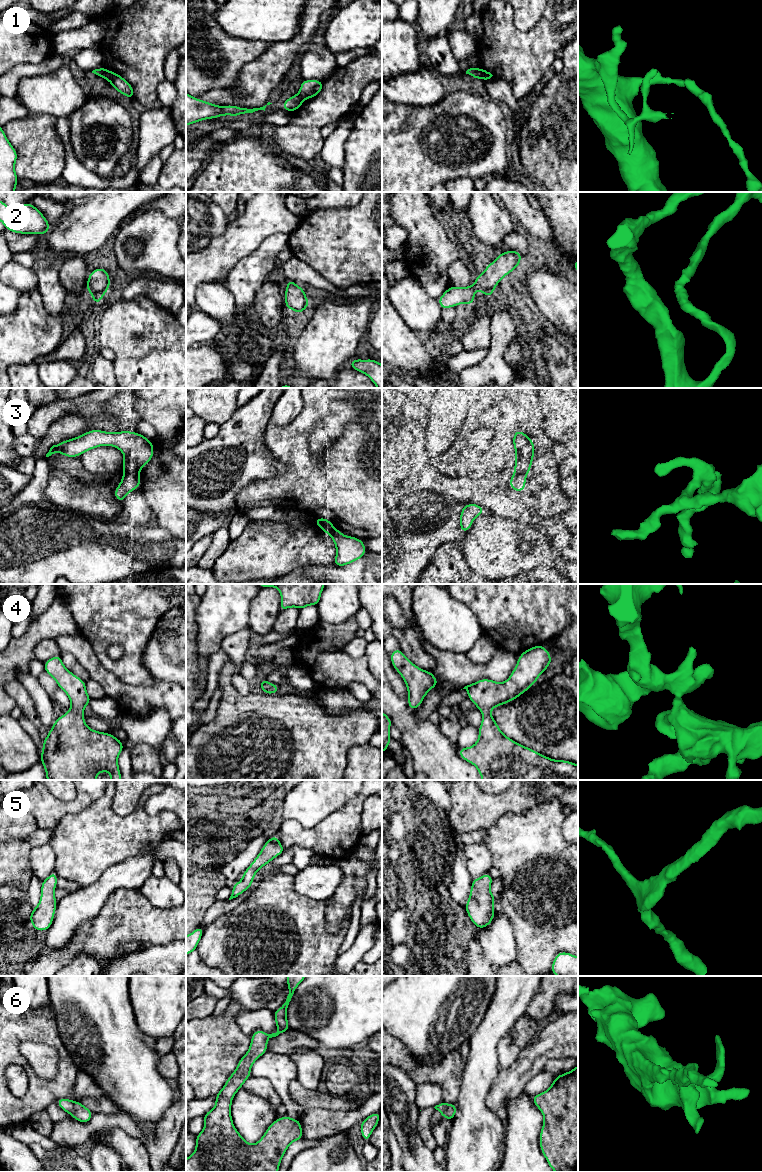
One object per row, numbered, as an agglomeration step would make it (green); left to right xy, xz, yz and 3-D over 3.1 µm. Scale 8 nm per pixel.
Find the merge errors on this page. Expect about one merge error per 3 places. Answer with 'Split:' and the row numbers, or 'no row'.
Split: 1, 3

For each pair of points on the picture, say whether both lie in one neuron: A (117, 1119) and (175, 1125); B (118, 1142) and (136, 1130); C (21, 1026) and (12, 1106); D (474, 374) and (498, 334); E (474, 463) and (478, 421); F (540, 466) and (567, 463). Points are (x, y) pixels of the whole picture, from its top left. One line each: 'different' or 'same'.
A: same
B: different
C: same
D: same
E: same
F: different

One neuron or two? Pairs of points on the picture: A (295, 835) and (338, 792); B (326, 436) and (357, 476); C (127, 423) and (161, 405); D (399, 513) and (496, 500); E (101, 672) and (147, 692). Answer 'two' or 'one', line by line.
A: two
B: two
C: two
D: one
E: one

